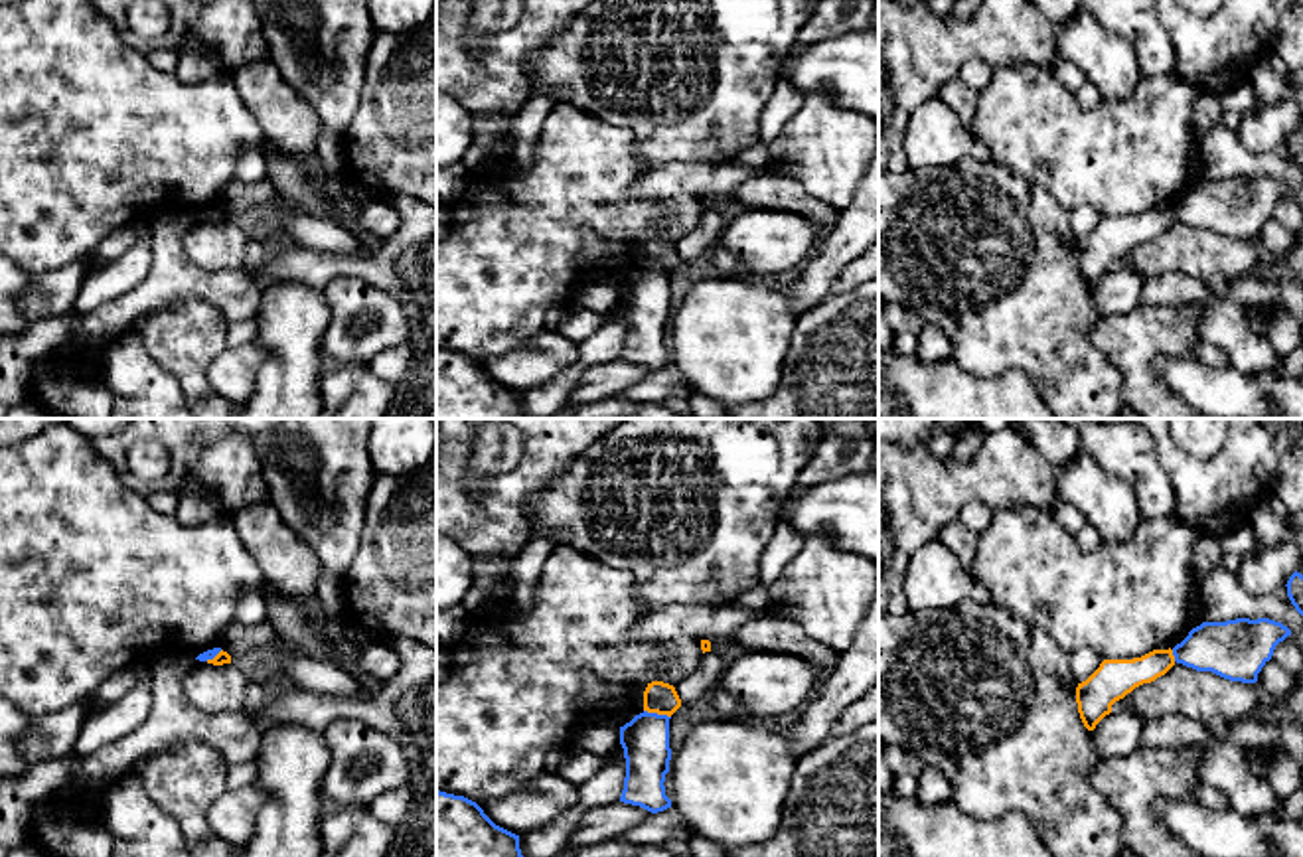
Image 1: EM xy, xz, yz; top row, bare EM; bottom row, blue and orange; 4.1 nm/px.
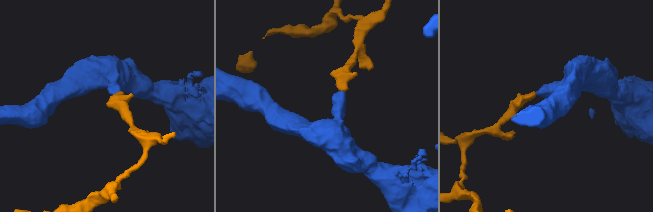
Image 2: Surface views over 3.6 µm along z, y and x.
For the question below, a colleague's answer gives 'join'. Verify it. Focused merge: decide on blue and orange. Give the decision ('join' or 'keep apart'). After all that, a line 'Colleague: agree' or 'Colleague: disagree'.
keep apart
Colleague: disagree

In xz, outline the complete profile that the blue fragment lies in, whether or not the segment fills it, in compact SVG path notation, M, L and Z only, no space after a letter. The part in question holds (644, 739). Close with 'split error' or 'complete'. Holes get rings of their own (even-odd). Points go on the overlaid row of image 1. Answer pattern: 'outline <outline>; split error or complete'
outline M644 711L620 727L620 744L626 758L620 802L640 806L652 814L671 808L663 786L671 760L669 719Z; complete

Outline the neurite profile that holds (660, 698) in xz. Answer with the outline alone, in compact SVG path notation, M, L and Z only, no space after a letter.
M663 681L648 683L644 691L644 711L671 717L681 707L673 685Z

